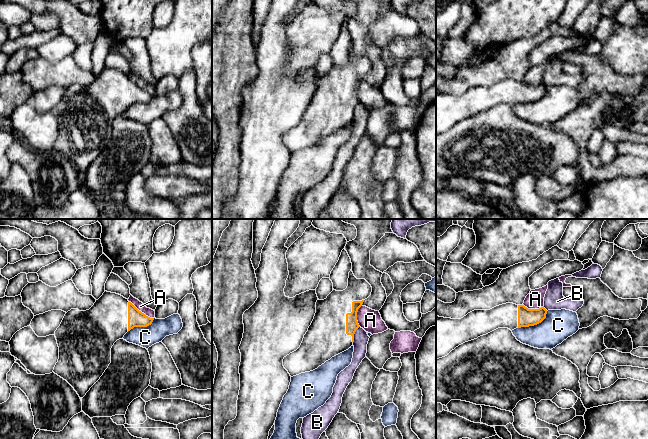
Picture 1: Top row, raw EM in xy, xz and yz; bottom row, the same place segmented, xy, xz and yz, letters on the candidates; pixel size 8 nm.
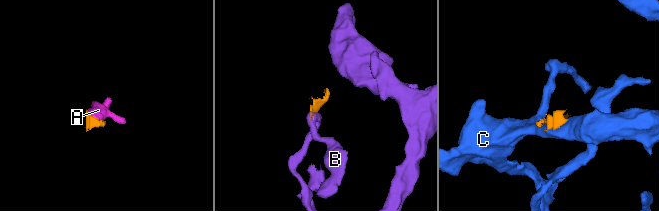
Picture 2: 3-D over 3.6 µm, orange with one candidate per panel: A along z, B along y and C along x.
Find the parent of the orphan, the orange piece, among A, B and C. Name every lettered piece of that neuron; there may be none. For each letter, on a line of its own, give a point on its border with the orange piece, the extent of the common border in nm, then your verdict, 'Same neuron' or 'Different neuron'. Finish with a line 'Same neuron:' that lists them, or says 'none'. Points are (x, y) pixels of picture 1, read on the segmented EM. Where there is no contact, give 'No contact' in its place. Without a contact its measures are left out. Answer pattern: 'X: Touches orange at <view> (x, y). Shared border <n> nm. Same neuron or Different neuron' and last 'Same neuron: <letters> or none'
A: Touches orange at xy (140, 311). Shared border 240 nm. Different neuron
B: Touches orange at xz (354, 333). Shared border 140 nm. Different neuron
C: Touches orange at yz (534, 324). Shared border 280 nm. Different neuron
Same neuron: none

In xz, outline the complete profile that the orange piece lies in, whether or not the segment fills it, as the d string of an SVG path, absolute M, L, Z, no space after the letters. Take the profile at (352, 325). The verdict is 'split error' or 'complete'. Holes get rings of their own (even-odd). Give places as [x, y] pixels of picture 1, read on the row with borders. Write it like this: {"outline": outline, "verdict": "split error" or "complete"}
{"outline": "M351 269L348 286L345 290L333 289L326 299L317 300L314 319L304 335L300 347L283 359L283 366L291 377L313 371L332 357L351 348L354 334L360 327L357 321L358 309L371 295L371 292L371 285L365 279L357 279Z", "verdict": "split error"}

